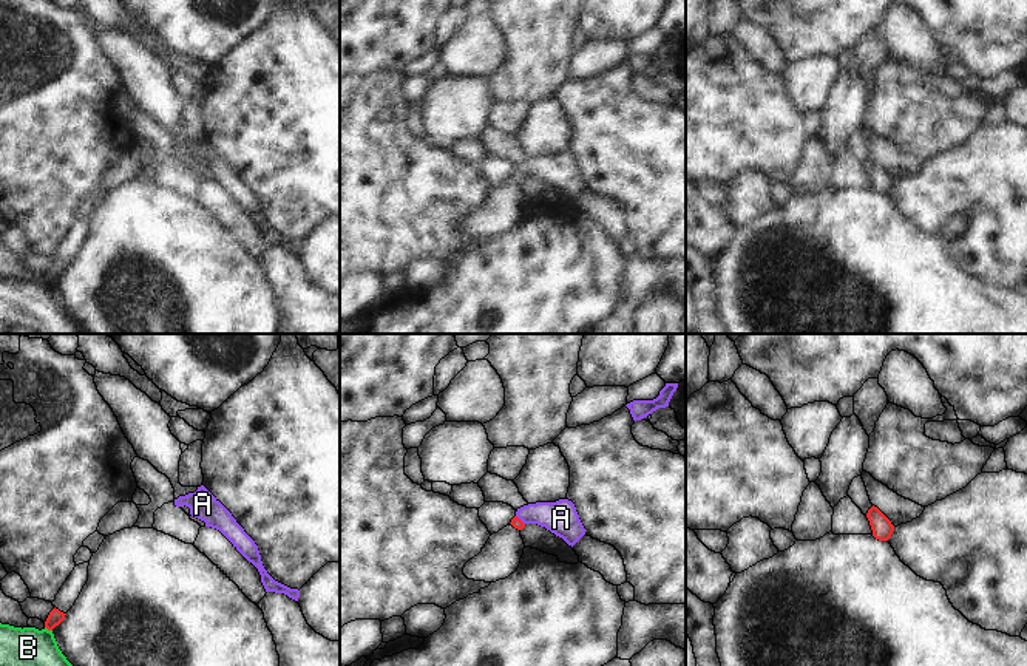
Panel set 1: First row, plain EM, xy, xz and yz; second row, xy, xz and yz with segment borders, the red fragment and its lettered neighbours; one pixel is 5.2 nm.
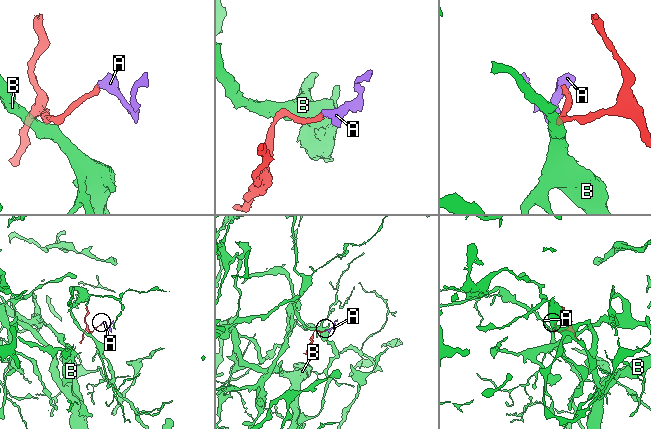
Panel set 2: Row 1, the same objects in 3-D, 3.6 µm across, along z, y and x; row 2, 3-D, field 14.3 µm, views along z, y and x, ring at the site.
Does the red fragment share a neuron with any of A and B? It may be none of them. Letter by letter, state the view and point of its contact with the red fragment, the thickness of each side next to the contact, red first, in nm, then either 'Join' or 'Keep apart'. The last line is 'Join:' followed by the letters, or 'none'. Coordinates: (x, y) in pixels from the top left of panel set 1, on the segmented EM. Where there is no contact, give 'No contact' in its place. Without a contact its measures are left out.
A: Touches red at xz (519, 519). Thickness 60 nm (red) against 180 nm. Join
B: Touches red at xy (48, 629). Thickness 80 nm (red) against 200 nm. Keep apart
Join: A

